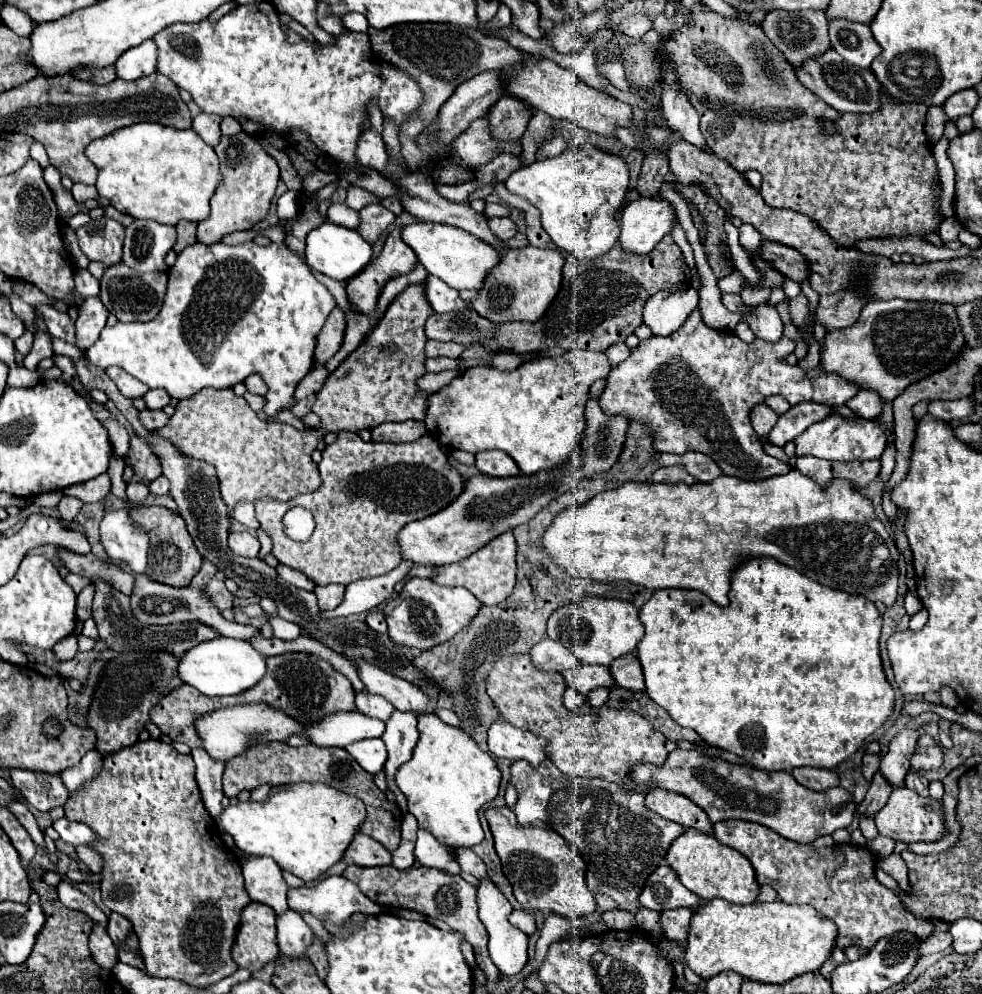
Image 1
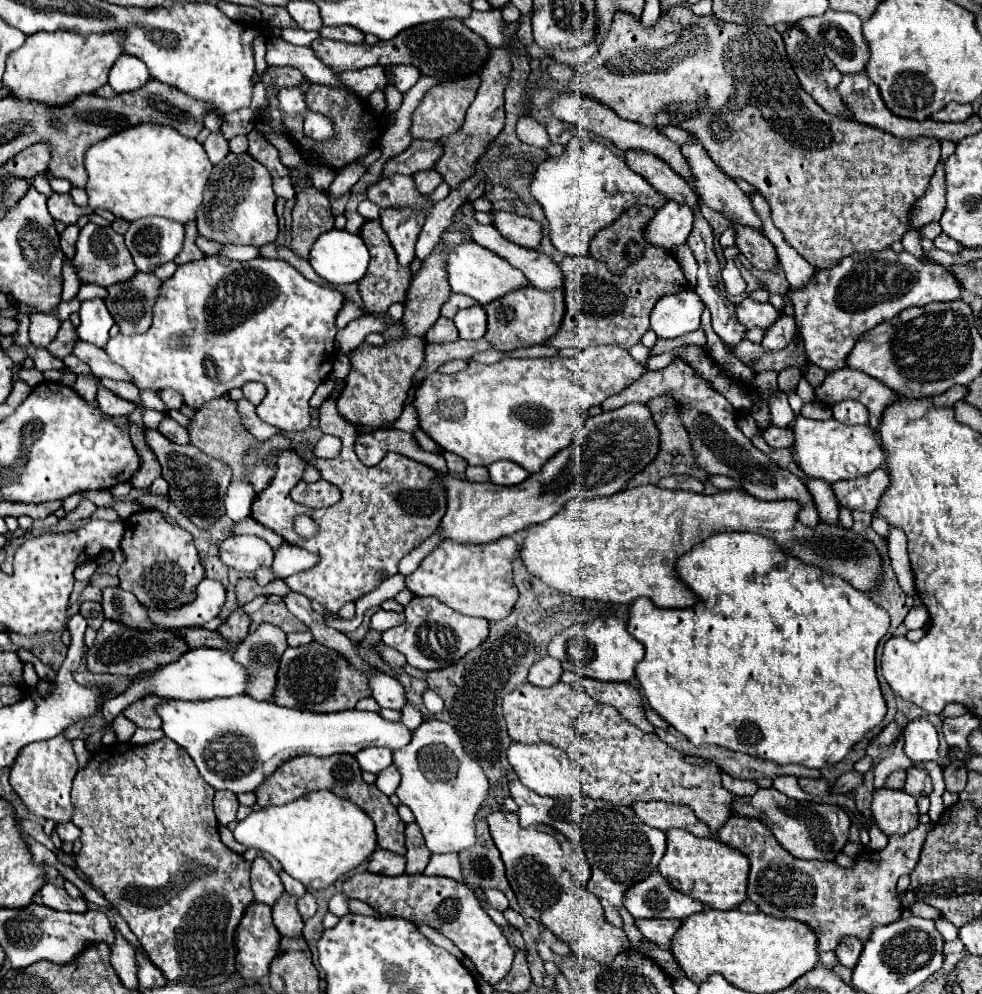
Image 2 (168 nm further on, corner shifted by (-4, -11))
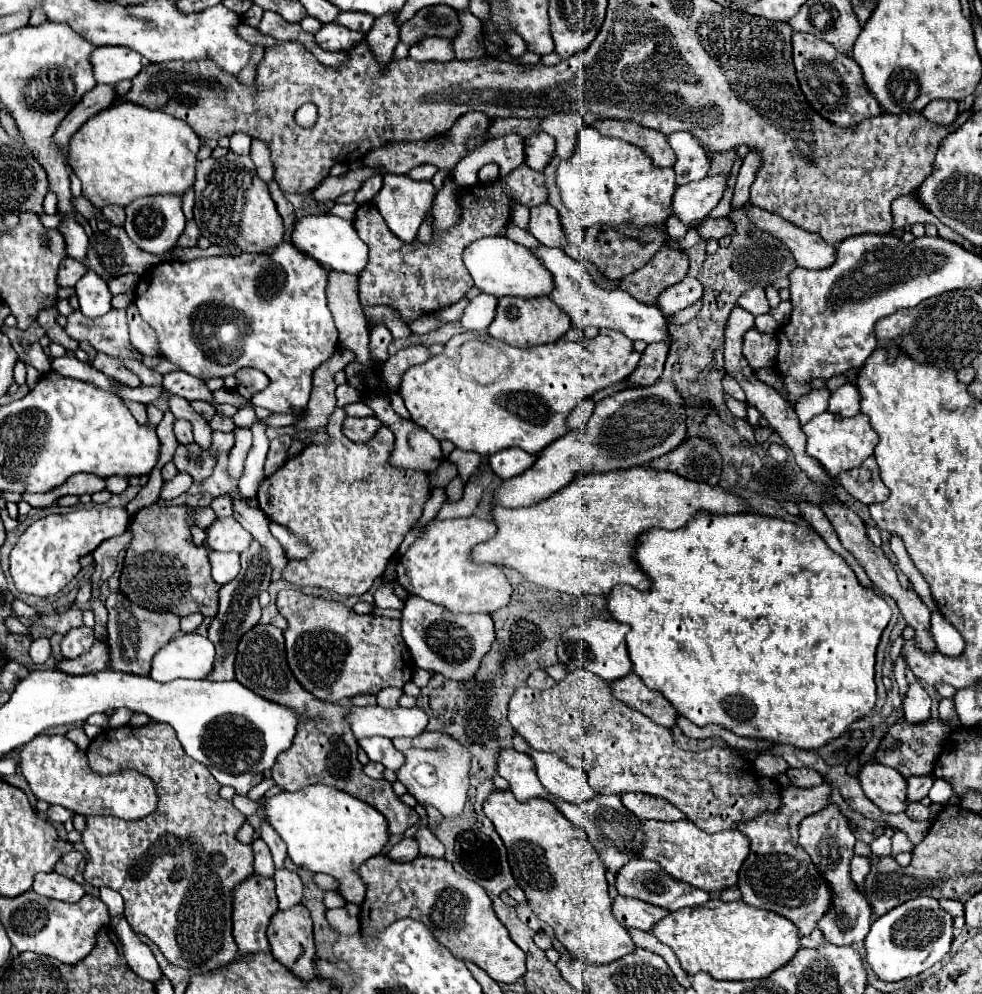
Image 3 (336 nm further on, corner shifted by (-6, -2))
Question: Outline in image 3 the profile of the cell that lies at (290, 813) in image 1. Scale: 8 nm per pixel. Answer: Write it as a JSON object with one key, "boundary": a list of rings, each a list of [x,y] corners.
{"boundary":[[[312,784],[298,792],[280,792],[262,800],[264,820],[288,844],[290,860],[310,872],[334,876],[340,882],[338,892],[346,902],[362,904],[366,886],[356,870],[368,858],[380,854],[388,842],[386,818],[370,804],[352,798],[332,786]]]}

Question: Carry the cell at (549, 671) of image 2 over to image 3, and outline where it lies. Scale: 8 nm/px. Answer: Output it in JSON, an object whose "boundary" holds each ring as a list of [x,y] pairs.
{"boundary":[[[538,668],[538,670],[534,670],[534,672],[530,674],[528,686],[532,686],[532,688],[550,688],[550,686],[554,686],[554,680],[546,674],[546,670]]]}

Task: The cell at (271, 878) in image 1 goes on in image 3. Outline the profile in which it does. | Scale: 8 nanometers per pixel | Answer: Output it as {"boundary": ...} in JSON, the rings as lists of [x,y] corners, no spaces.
{"boundary":[[[258,838],[252,842],[252,848],[254,848],[254,872],[262,878],[272,878],[274,864],[272,864],[272,856],[270,856],[266,842],[262,838]]]}

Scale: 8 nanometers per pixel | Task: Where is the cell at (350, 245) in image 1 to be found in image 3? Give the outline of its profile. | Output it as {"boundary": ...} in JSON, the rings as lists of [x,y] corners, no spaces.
{"boundary":[[[322,214],[322,216],[306,216],[298,220],[294,232],[292,232],[292,242],[318,260],[322,266],[332,268],[336,272],[346,272],[346,274],[360,274],[366,264],[368,264],[368,246],[358,238],[356,228],[350,220],[342,220],[334,214]]]}

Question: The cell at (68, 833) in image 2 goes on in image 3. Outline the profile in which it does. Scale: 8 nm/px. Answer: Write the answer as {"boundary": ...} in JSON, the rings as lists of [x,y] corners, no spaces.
{"boundary":[[[50,806],[48,808],[48,818],[52,820],[52,822],[68,822],[68,820],[72,820],[76,814],[74,812],[70,812],[68,808],[64,808],[64,806]]]}

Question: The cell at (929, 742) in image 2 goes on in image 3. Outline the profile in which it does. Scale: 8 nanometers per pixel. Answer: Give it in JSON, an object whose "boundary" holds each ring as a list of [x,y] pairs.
{"boundary":[[[914,682],[910,684],[910,690],[906,694],[904,700],[904,718],[908,724],[924,724],[930,720],[930,708],[932,708],[932,700],[926,694],[926,690]]]}

